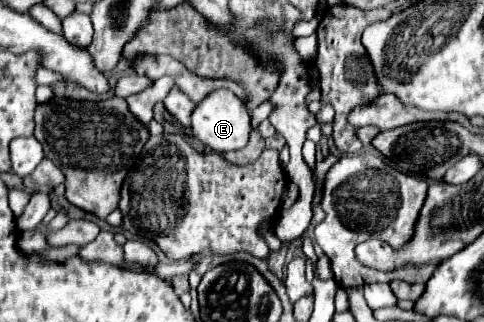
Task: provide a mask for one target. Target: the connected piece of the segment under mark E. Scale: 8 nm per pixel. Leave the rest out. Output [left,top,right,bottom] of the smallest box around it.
[191,90,253,154]

